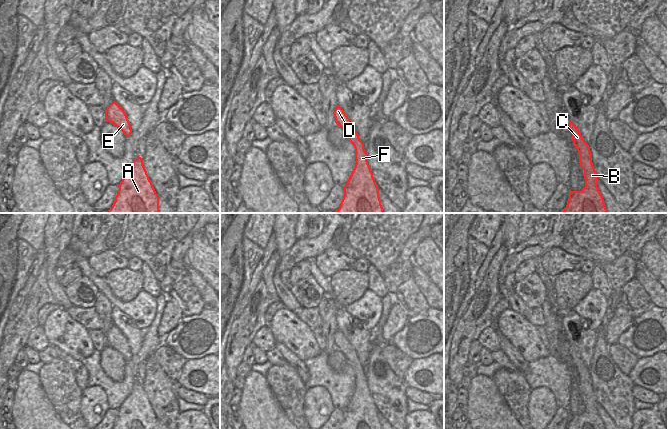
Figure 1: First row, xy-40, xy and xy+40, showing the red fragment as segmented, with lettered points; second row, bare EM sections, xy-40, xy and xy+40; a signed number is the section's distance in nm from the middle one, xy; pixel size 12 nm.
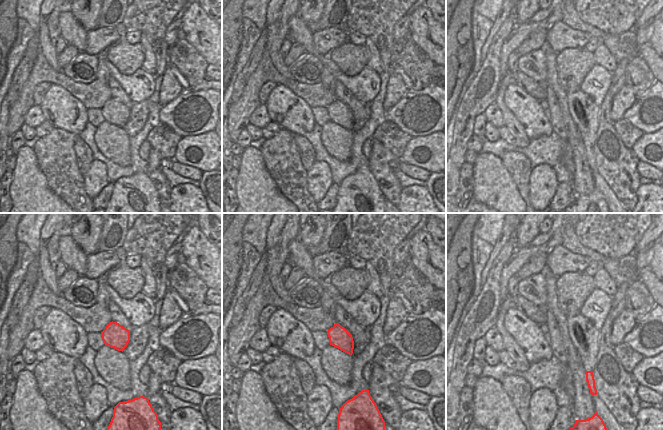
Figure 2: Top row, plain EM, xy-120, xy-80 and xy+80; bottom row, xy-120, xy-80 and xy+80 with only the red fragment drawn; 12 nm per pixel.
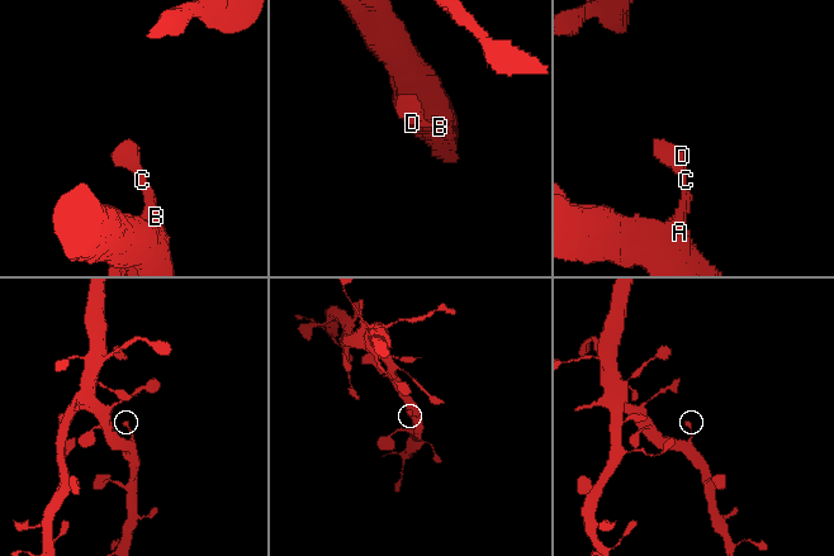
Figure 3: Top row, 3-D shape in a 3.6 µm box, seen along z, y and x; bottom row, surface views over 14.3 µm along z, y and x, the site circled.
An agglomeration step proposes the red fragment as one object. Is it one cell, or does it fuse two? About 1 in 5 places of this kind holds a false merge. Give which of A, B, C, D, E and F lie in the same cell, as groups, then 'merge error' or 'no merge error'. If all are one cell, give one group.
A B C D E F; no merge error

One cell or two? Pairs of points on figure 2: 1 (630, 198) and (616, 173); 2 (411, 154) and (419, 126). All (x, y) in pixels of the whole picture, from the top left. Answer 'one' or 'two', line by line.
1: one
2: two

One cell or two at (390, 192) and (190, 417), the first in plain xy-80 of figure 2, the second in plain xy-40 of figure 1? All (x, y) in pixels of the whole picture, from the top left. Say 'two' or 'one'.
two

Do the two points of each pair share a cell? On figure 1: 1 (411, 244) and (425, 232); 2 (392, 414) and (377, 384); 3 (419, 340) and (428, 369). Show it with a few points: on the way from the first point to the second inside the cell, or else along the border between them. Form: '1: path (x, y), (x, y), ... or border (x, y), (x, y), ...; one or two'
1: path (414, 241), (422, 233); one
2: path (392, 407), (389, 396), (384, 391); one
3: border (433, 353), (426, 357), (413, 359); two

